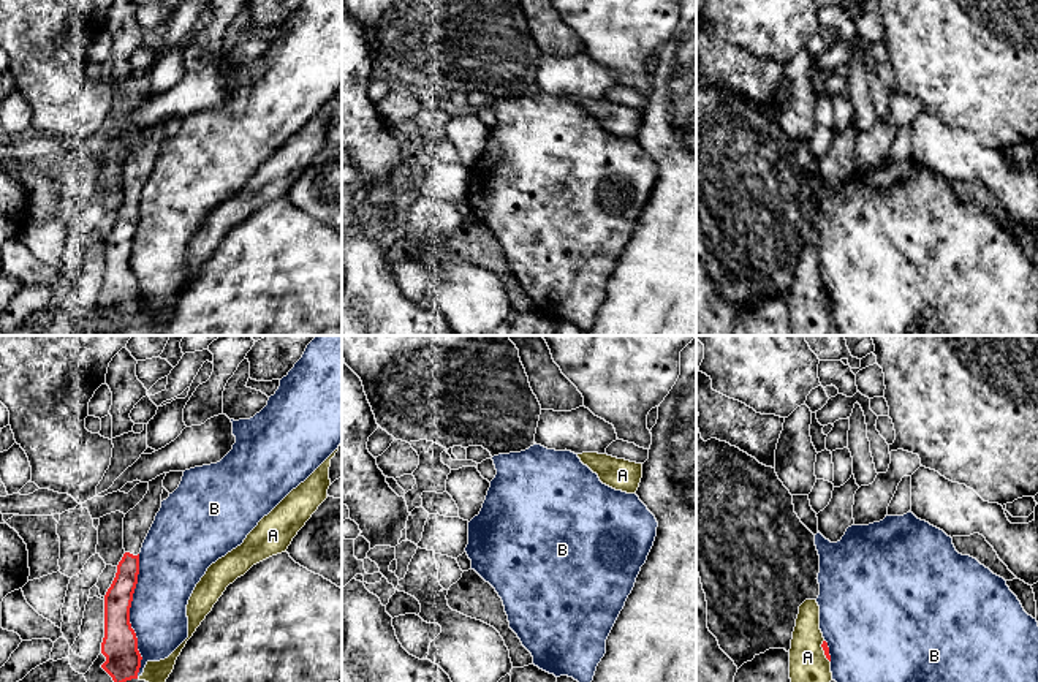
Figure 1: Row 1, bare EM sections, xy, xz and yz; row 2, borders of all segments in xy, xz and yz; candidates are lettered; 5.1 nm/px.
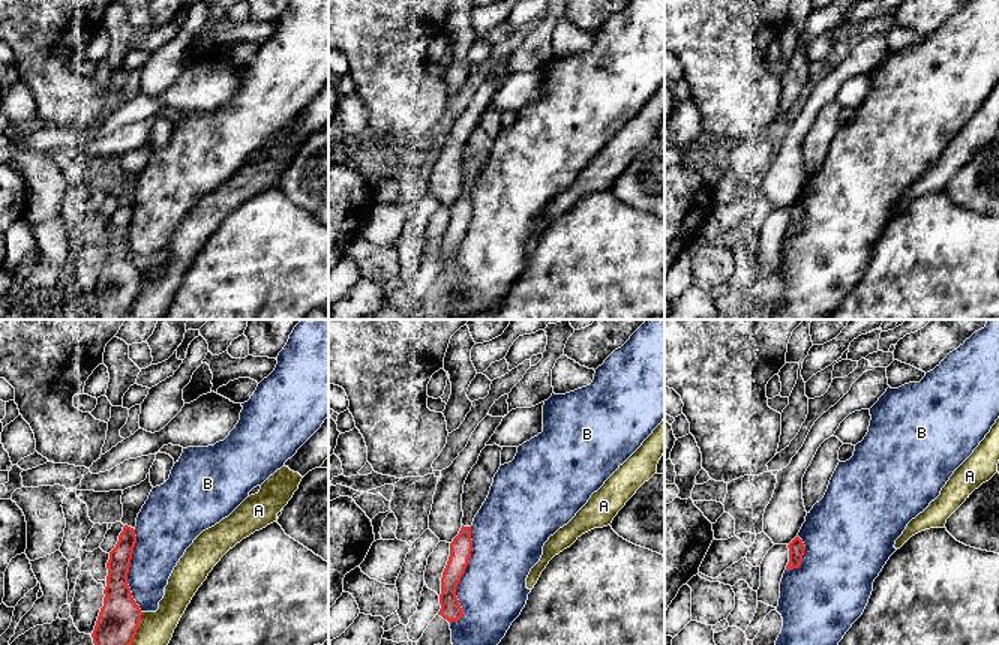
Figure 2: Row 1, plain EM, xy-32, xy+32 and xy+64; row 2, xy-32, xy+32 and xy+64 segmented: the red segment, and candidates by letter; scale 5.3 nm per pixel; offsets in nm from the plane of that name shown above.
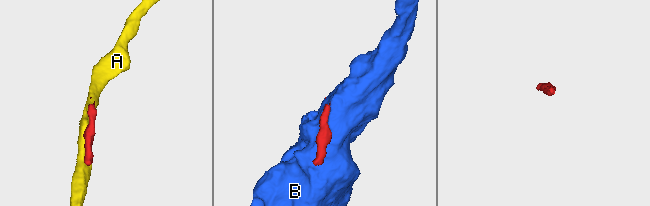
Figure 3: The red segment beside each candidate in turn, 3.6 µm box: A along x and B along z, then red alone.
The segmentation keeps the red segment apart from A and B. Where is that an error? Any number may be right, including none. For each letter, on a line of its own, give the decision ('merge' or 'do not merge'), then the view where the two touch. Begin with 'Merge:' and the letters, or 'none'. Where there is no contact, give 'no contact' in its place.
Merge: none
A: do not merge; contact in yz
B: do not merge; contact in xy

